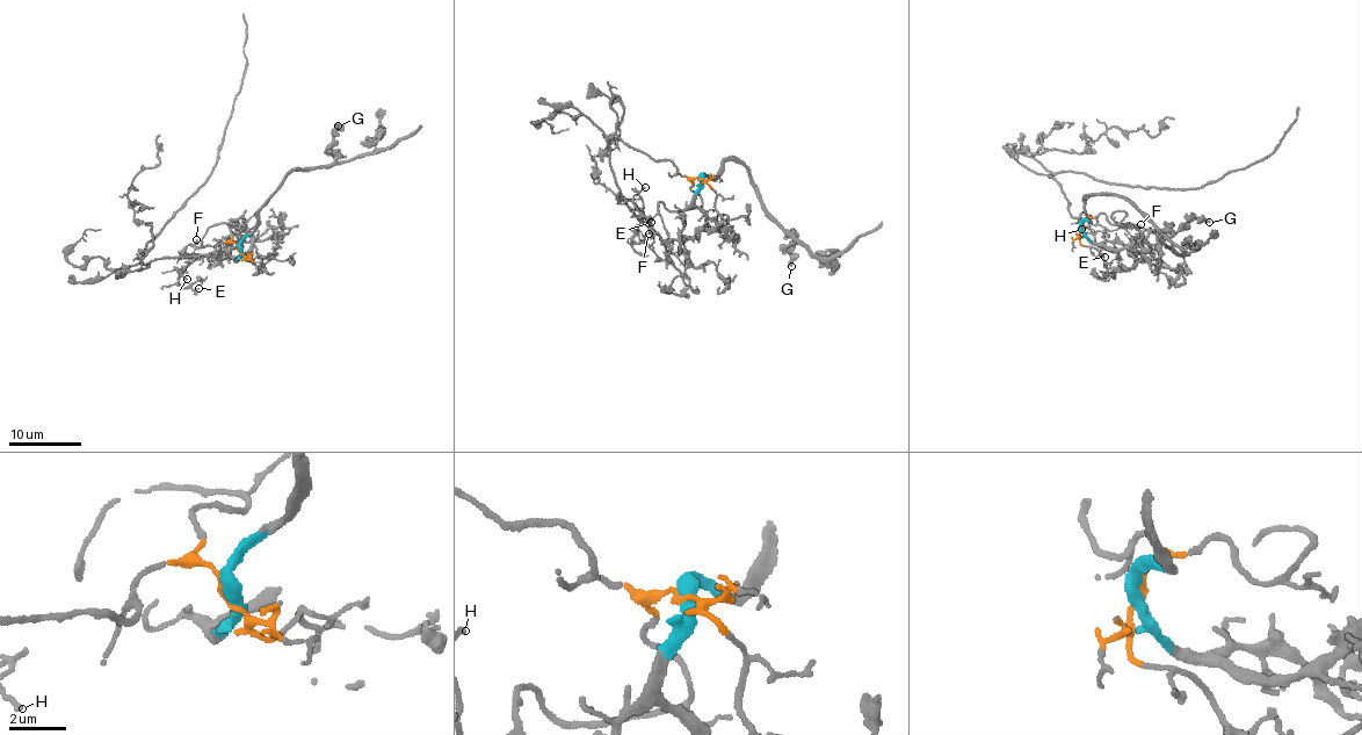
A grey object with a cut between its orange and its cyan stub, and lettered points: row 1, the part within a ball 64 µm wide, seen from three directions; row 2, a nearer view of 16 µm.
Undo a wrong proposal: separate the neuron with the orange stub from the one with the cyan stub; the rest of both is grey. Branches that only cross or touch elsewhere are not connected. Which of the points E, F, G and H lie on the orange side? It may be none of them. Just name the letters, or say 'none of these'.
E, F, H

